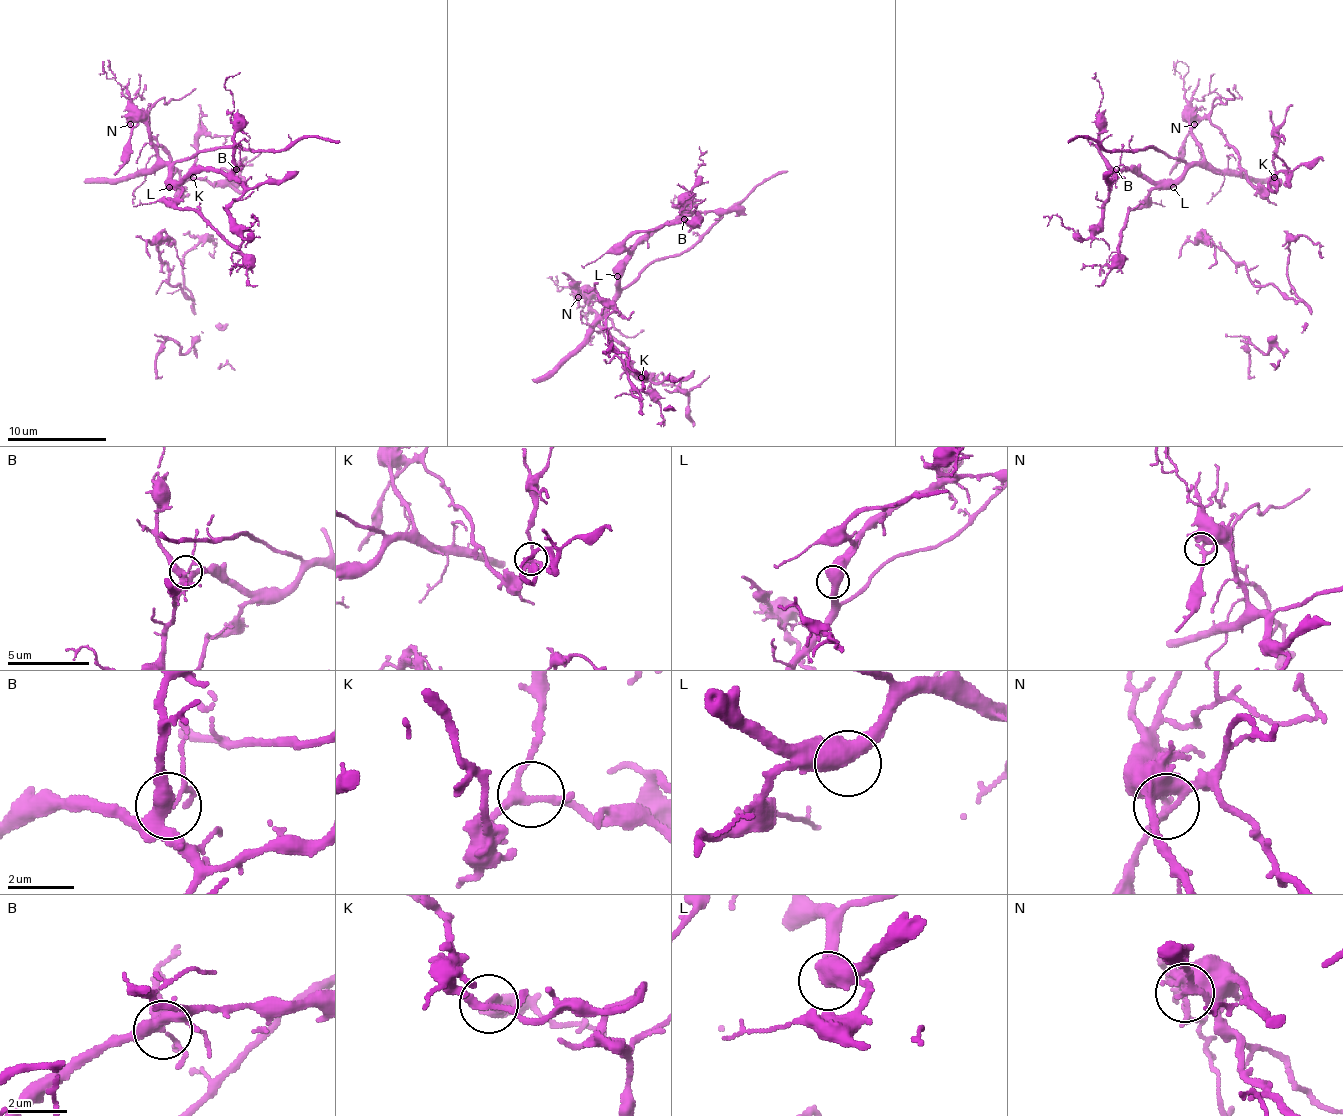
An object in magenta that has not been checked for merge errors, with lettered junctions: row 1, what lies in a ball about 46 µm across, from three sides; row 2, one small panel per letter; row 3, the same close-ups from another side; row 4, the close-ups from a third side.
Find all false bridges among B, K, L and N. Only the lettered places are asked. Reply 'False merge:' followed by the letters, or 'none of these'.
False merge: N

